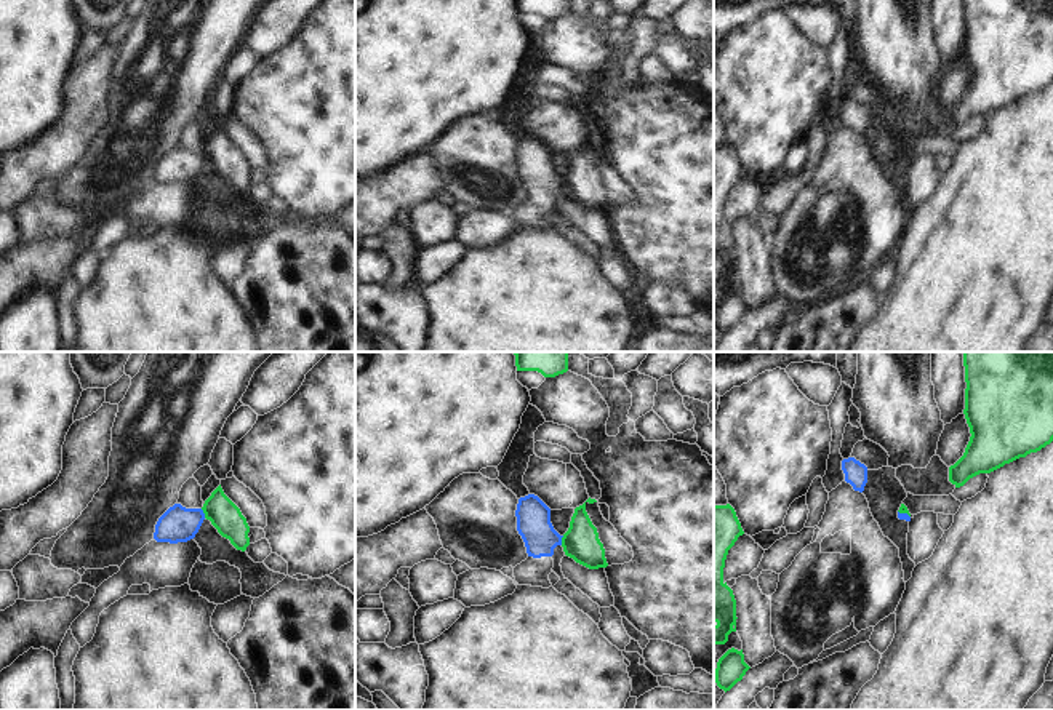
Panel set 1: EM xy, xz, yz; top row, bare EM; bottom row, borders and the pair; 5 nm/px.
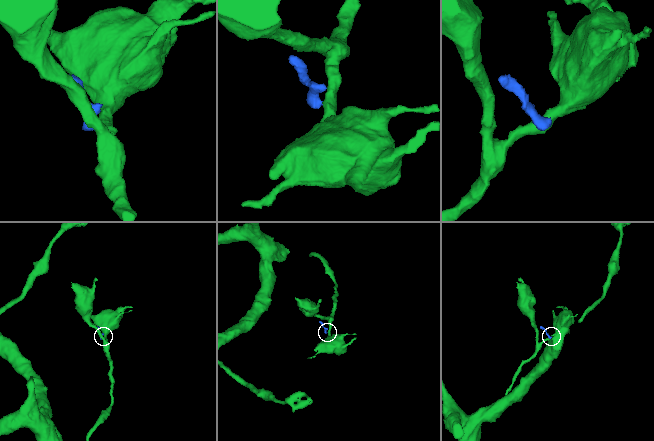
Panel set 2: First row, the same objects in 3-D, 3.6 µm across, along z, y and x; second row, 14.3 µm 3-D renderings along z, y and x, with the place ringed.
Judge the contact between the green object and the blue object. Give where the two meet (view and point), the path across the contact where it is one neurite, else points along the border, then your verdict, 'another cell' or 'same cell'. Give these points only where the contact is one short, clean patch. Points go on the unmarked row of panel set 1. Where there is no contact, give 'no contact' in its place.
xy (204, 154) | along xy (200, 151), (205, 159) | another cell

